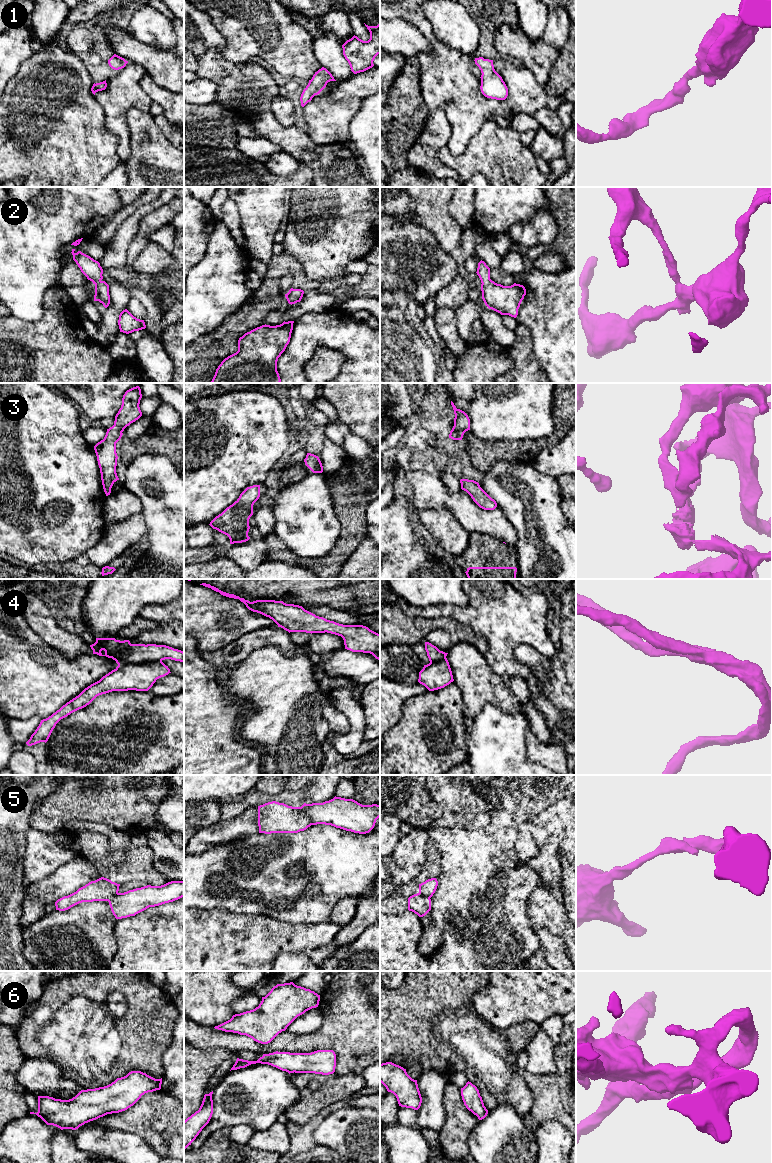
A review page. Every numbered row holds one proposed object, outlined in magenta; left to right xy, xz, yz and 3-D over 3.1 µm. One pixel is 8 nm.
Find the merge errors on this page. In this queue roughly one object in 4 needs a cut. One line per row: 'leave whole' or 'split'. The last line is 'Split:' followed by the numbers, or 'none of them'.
1: leave whole
2: leave whole
3: leave whole
4: leave whole
5: split
6: leave whole
Split: 5

